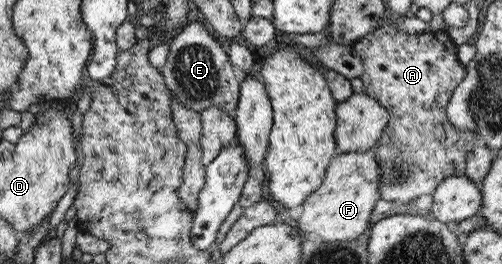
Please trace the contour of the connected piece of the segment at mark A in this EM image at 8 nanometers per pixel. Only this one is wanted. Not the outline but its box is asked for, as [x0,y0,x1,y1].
[351,23,475,203]

